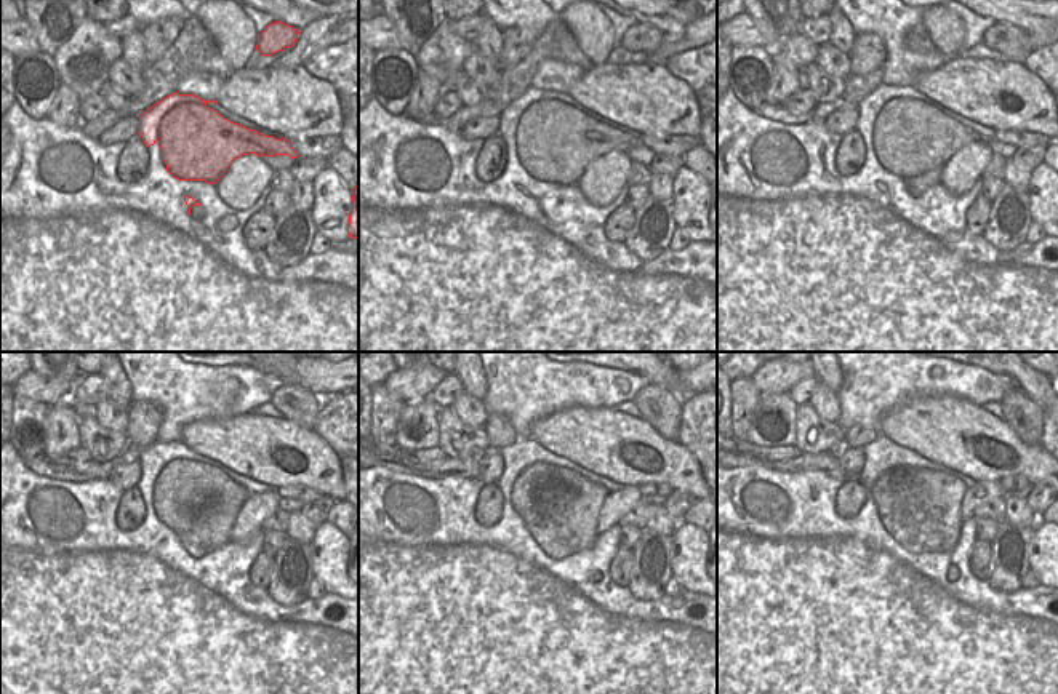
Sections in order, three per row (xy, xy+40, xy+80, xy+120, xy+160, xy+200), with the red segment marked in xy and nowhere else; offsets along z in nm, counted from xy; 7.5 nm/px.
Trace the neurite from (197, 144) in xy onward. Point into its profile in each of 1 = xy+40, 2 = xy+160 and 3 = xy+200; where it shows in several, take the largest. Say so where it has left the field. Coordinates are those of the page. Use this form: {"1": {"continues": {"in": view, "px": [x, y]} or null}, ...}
{"1": {"continues": {"in": "xy+40", "px": [557, 141]}}, "2": {"continues": {"in": "xy+160", "px": [528, 470]}}, "3": {"continues": {"in": "xy+200", "px": [882, 454]}}}

